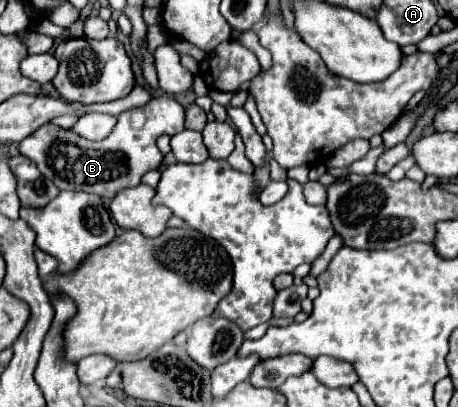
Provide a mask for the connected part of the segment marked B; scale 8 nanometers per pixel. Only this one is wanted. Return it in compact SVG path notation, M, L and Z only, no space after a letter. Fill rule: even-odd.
M172 95L154 97L146 107L124 111L118 117L114 131L102 141L86 141L76 133L58 129L56 125L42 125L38 131L20 141L20 153L34 161L44 177L50 177L58 189L86 191L100 197L114 197L118 189L134 187L142 175L162 165L162 153L156 145L160 135L176 135L184 129L184 107ZM74 145L78 149L64 149Z

